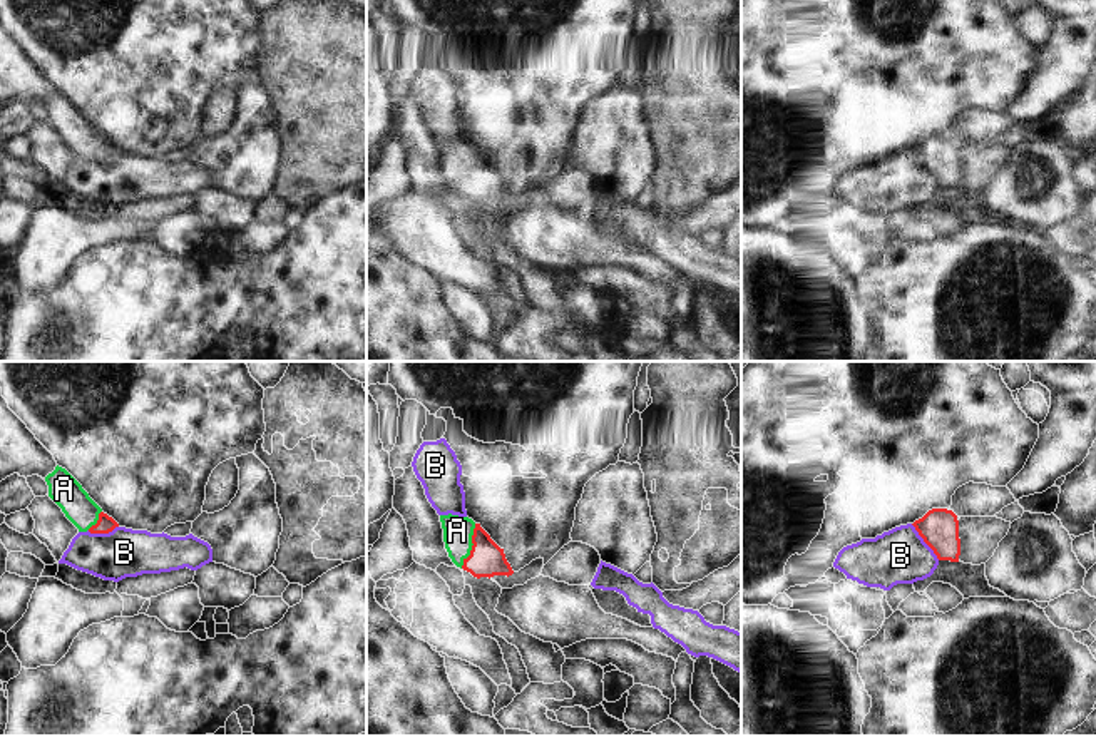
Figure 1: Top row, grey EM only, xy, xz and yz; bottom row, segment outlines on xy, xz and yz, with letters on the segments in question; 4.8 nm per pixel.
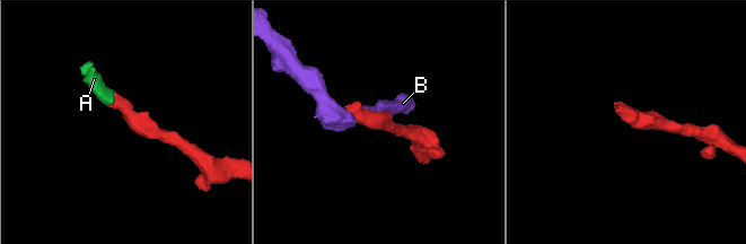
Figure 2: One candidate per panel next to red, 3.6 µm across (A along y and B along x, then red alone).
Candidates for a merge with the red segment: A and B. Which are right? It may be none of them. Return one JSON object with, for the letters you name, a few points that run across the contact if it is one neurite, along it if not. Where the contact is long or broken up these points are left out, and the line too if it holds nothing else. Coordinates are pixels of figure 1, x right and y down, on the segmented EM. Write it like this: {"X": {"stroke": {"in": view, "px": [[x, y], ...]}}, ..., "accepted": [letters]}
{"A": {"stroke": {"in": "xz", "px": [[487, 559], [472, 546], [457, 531]]}}, "accepted": ["A"]}

